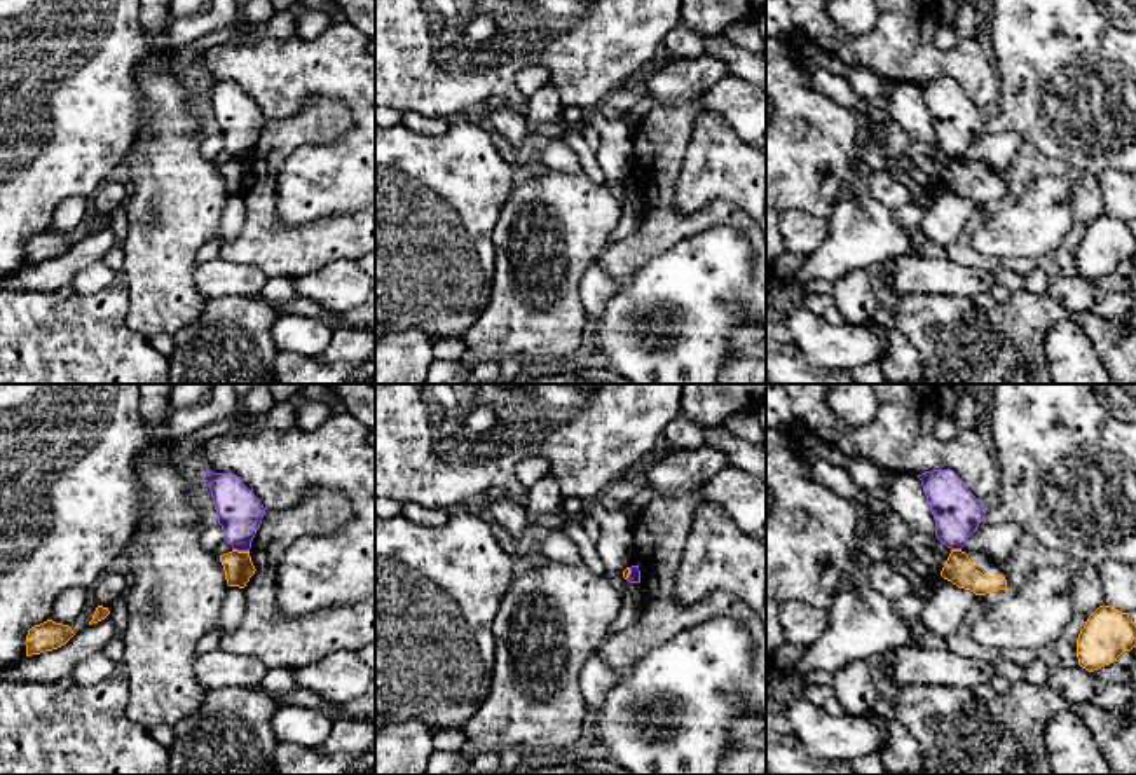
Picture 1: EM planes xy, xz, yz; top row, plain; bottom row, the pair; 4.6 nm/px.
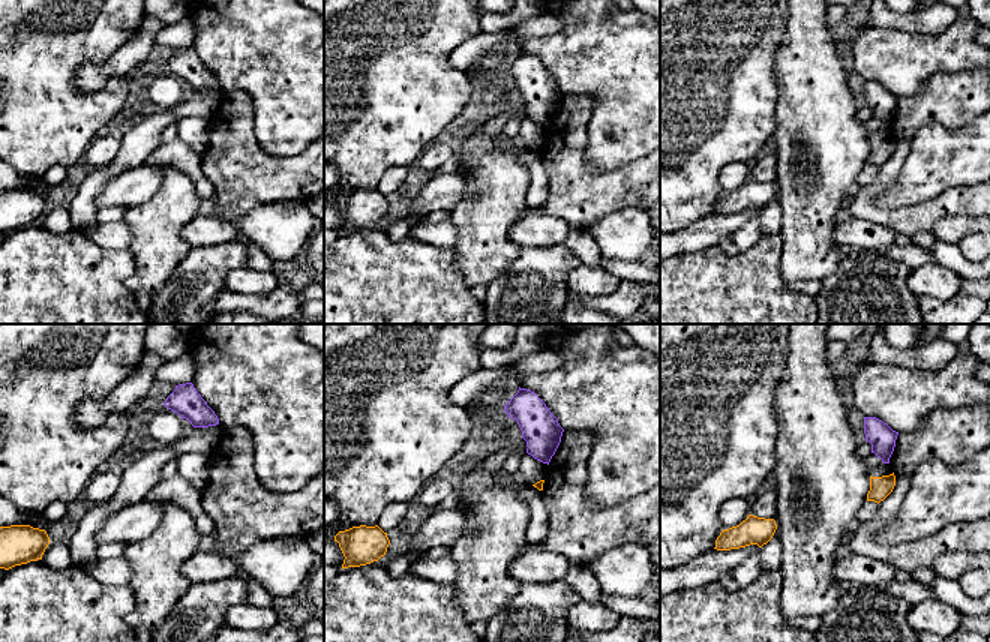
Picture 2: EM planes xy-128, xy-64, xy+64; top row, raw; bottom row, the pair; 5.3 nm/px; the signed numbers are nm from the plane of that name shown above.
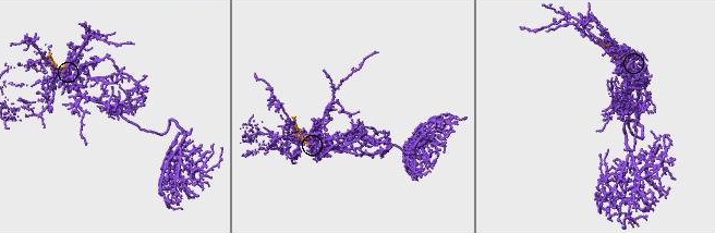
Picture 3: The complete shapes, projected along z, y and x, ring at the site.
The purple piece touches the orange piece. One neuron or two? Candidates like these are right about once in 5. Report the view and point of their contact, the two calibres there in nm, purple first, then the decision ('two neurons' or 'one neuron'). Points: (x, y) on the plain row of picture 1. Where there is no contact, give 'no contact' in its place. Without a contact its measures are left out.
xy (241, 159) | 220/140 nm | two neurons

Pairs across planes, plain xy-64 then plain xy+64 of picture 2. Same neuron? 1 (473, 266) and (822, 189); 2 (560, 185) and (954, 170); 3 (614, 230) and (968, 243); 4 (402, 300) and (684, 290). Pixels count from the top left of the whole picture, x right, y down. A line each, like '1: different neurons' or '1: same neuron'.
1: same neuron
2: different neurons
3: same neuron
4: same neuron

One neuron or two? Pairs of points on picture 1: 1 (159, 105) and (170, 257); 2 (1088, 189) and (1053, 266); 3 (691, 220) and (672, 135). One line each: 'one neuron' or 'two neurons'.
1: one neuron
2: one neuron
3: one neuron

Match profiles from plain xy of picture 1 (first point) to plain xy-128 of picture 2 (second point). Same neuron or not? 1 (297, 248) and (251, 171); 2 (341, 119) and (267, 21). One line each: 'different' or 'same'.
1: same
2: different

